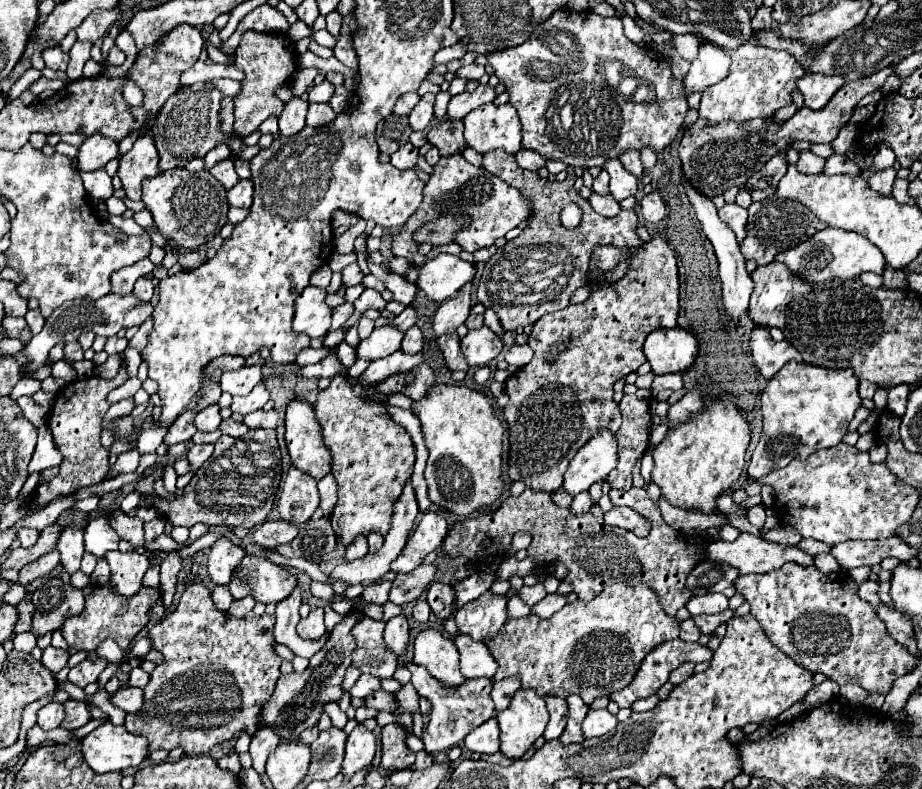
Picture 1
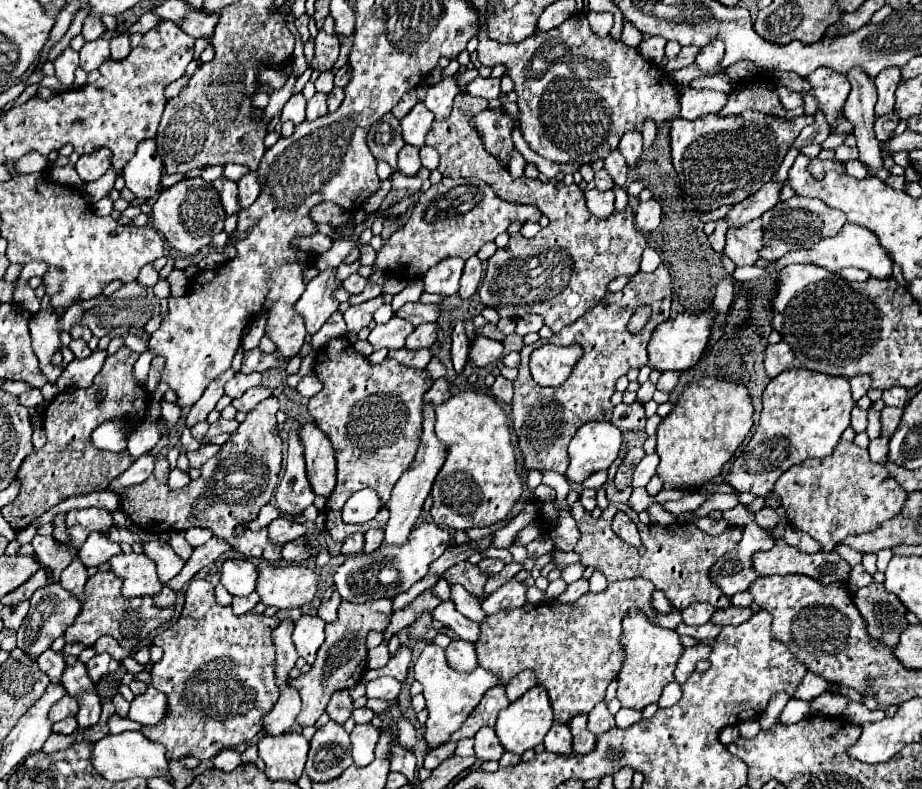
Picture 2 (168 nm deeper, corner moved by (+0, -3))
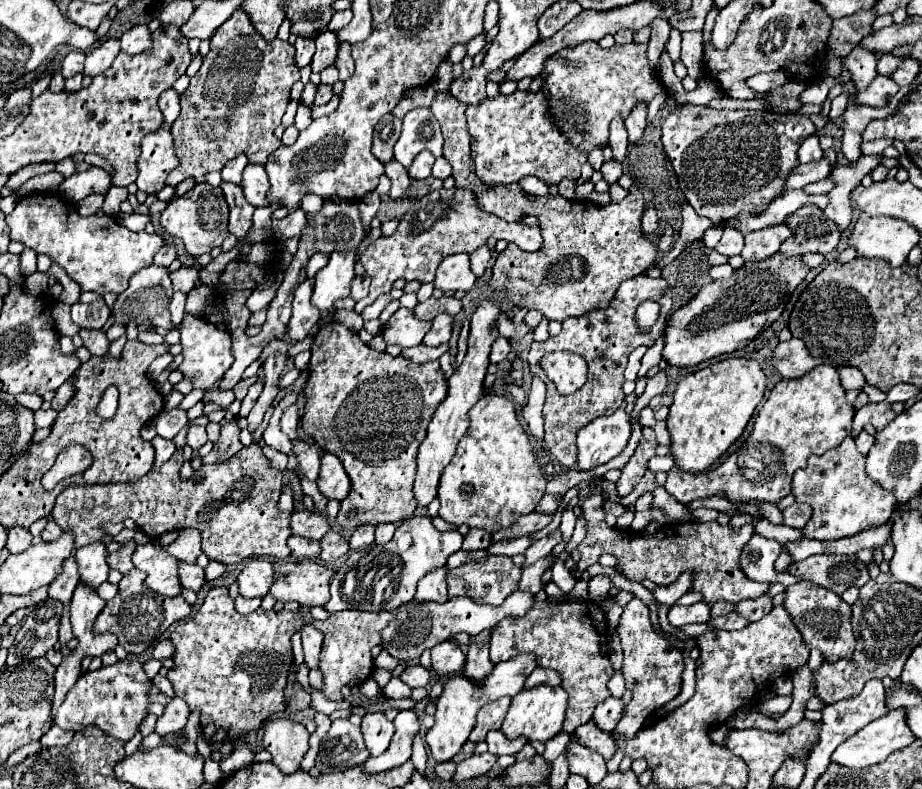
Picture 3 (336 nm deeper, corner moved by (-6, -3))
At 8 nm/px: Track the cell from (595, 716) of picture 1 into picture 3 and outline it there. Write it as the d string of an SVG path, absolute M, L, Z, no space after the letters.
M610 695L610 697L604 699L602 703L598 703L598 707L596 707L592 719L596 721L596 725L598 725L602 731L612 733L614 727L618 725L618 719L622 717L622 711L624 711L624 701Z

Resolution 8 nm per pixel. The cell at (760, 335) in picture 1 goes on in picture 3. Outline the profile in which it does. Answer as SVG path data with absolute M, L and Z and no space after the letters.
M790 339L778 343L774 349L774 367L784 379L796 379L812 371L816 365L822 363L822 359L816 359L810 355L802 339Z

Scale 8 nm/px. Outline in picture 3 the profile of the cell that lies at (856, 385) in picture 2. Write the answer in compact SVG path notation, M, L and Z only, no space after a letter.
M838 367L838 375L844 389L860 391L864 385L864 375L860 375L860 371L856 371L854 367Z

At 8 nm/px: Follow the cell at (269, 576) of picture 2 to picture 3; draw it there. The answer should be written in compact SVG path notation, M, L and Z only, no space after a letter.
M276 561L276 581L270 589L278 601L298 601L304 607L324 605L330 599L330 581L334 571L316 561Z

